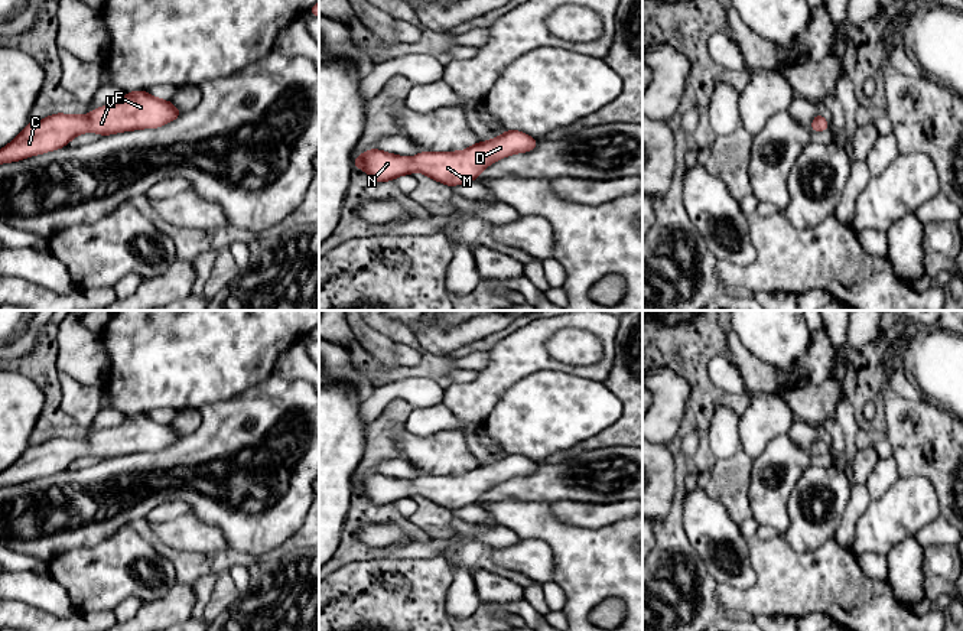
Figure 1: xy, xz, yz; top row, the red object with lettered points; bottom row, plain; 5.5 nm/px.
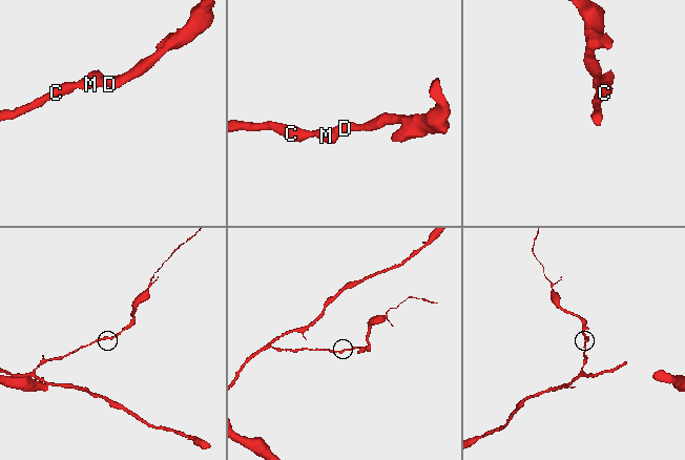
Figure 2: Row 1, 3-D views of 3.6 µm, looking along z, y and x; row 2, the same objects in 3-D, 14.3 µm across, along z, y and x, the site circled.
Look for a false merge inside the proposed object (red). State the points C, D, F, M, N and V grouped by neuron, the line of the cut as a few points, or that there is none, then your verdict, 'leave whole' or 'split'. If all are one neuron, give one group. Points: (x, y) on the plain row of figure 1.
C D F M N V; no cut; leave whole

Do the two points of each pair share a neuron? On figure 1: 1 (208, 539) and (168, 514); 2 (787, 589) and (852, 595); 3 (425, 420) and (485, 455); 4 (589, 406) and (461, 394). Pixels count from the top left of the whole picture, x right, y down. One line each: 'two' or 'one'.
1: two
2: one
3: one
4: two

